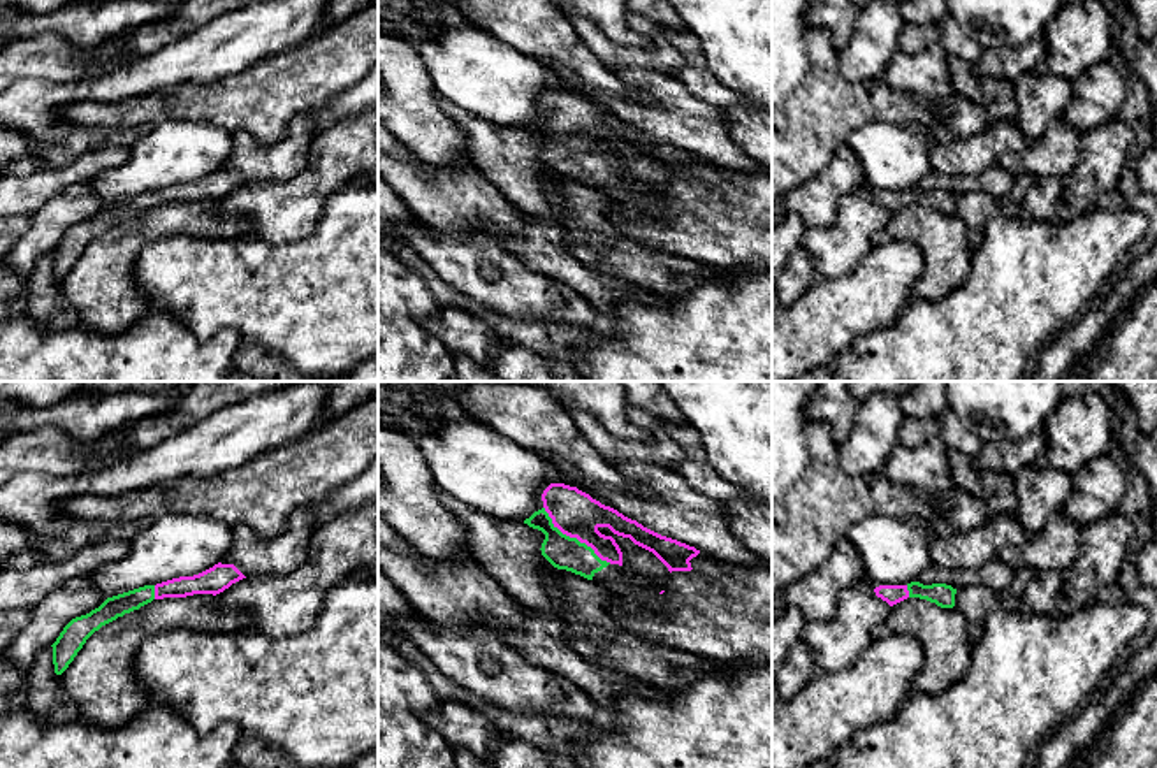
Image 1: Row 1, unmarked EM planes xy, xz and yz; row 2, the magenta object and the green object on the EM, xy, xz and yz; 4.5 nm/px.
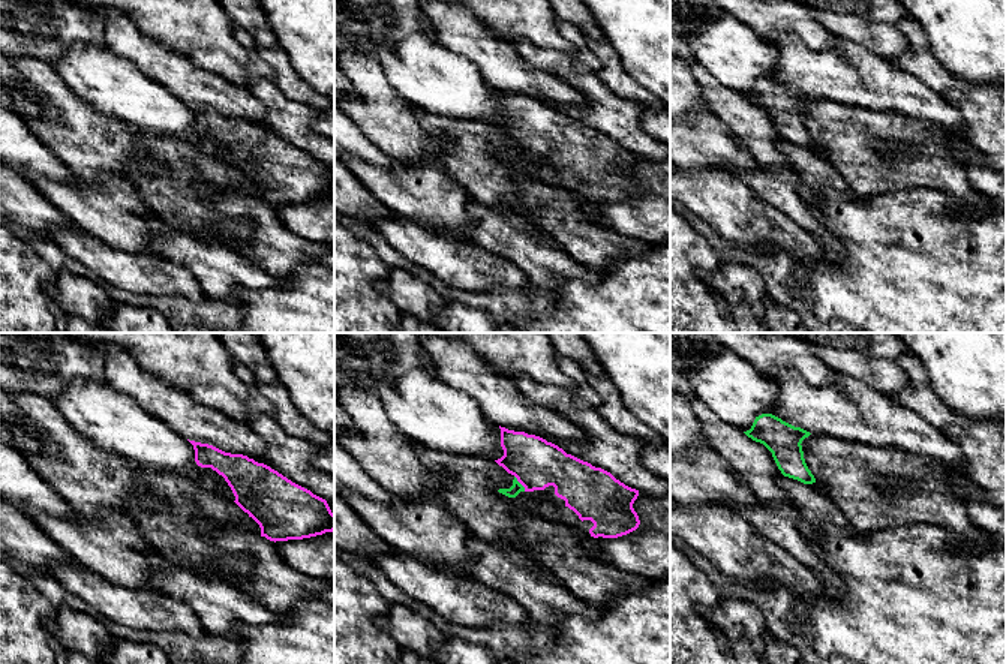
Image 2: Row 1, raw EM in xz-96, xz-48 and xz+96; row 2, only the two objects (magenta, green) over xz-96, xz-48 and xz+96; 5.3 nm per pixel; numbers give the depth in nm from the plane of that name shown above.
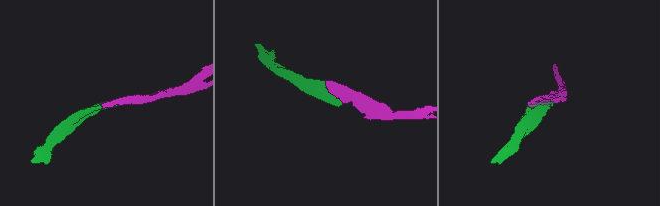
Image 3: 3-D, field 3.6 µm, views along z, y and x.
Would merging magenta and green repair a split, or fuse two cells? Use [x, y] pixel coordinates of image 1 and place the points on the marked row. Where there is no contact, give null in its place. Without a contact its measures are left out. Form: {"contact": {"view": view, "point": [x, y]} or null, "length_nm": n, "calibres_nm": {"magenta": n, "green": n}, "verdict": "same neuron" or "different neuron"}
{"contact": {"view": "xz", "point": [574, 536]}, "length_nm": 400, "calibres_nm": {"magenta": 220, "green": 160}, "verdict": "same neuron"}

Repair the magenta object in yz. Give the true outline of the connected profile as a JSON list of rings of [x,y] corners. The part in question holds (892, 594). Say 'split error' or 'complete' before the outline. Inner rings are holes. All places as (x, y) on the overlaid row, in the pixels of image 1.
split error; [[[911,582],[907,585],[879,585],[874,592],[890,606],[907,598],[920,598],[935,603],[941,608],[953,608],[957,589],[946,583],[923,585],[920,582]]]

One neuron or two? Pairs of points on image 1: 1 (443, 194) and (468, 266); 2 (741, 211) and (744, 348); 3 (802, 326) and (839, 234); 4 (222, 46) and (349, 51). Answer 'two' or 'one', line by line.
1: two
2: two
3: two
4: two

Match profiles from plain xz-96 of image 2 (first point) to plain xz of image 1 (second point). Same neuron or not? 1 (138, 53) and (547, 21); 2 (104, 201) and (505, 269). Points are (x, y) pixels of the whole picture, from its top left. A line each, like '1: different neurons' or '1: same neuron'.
1: same neuron
2: different neurons

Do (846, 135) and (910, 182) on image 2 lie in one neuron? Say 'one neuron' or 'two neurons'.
one neuron

